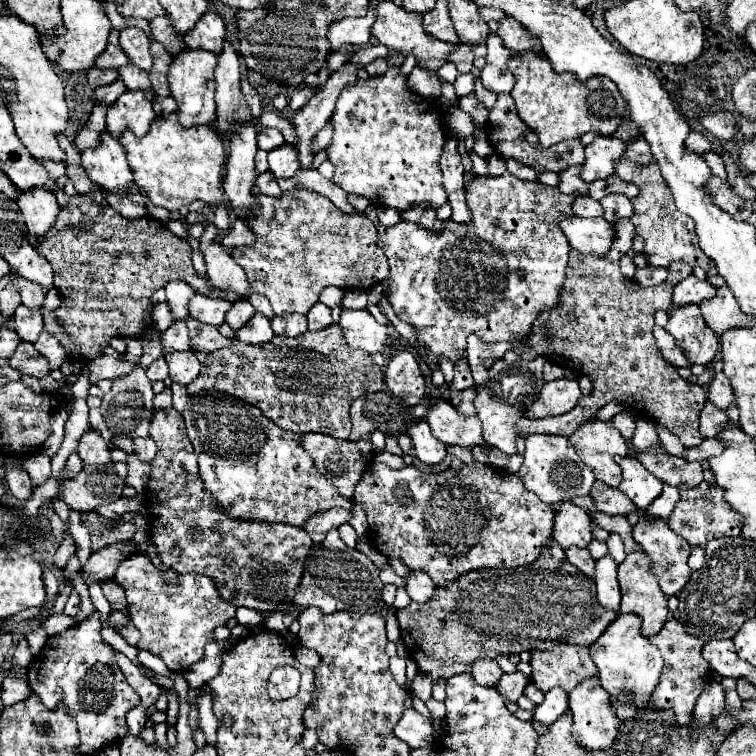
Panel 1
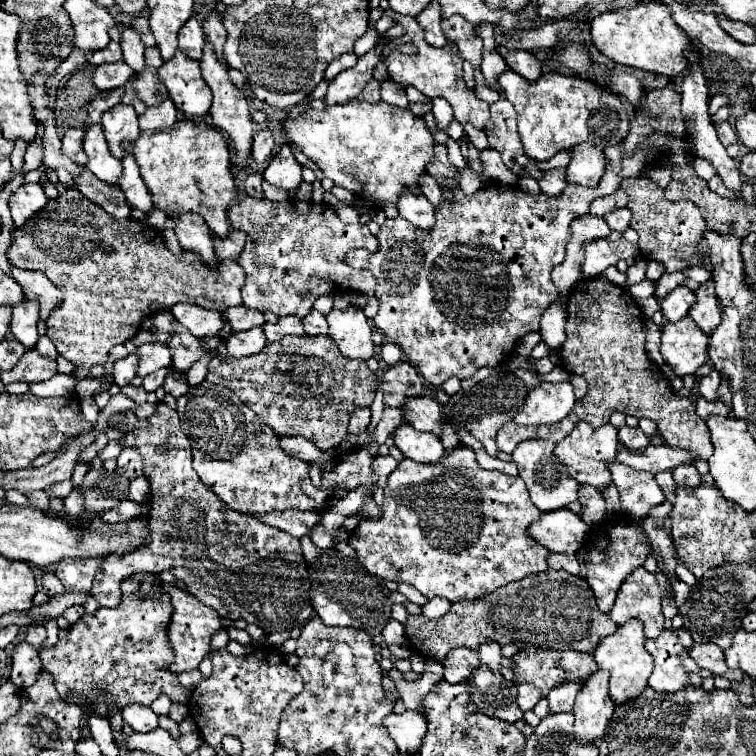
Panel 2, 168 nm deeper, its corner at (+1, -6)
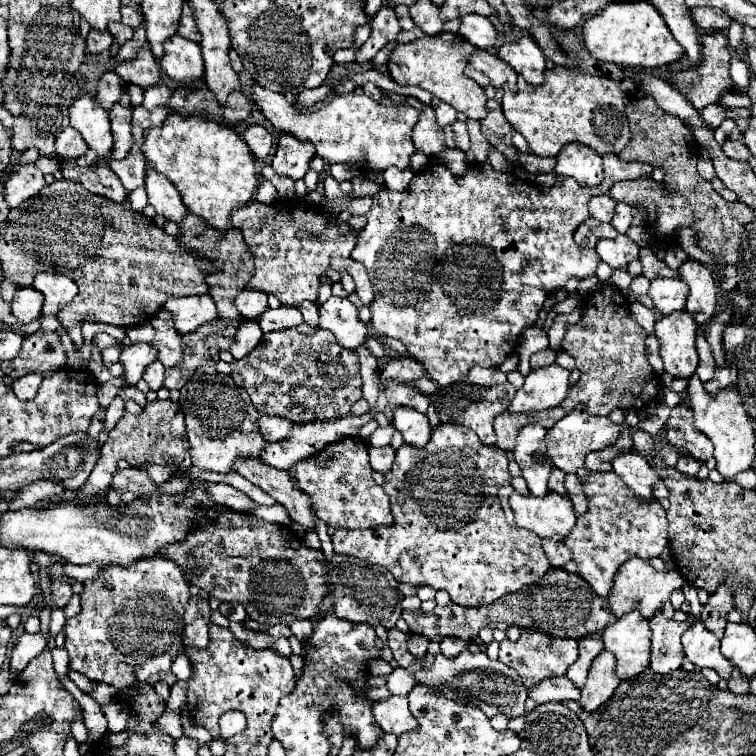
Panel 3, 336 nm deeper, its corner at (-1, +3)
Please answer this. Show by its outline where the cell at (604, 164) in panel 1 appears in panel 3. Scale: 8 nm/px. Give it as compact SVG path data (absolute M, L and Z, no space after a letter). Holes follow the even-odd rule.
M569 143L557 155L557 175L573 177L579 185L599 185L603 181L603 159L587 145Z

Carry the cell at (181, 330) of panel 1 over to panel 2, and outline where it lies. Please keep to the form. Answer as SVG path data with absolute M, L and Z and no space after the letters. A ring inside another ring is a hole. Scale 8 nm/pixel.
M149 342L149 344L141 344L135 348L137 356L139 356L139 364L137 364L137 376L145 378L147 374L159 370L159 368L169 368L169 348L165 344L159 342Z

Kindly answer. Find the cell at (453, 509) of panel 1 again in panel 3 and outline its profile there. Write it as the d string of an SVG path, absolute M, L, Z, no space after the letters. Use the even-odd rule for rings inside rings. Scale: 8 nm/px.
M445 423L437 429L433 429L433 435L431 435L431 441L425 445L425 447L413 447L413 445L401 445L397 449L397 457L395 457L395 463L391 467L391 471L385 475L385 483L383 483L383 489L385 493L389 493L389 499L391 499L391 513L393 513L393 525L391 527L383 527L383 529L337 529L333 535L331 535L331 541L333 541L333 549L337 553L345 553L345 555L355 555L367 563L373 563L373 565L381 565L385 569L389 569L393 573L393 577L397 581L403 581L403 583L411 583L415 587L421 587L421 585L427 585L427 587L433 587L433 589L445 589L449 595L451 595L451 601L457 603L457 605L485 605L485 603L493 603L497 601L499 597L503 597L505 593L513 593L517 589L521 589L523 585L529 585L529 583L535 583L539 577L543 577L543 573L551 567L543 549L541 549L541 537L537 537L535 533L531 531L525 531L525 529L519 529L519 527L511 527L507 521L505 521L505 515L503 515L503 509L501 509L501 503L499 503L499 489L503 485L511 485L517 493L525 493L529 495L529 489L527 489L527 483L523 481L523 477L513 477L507 469L507 455L503 449L499 447L487 447L479 441L479 437L463 427L463 425L451 425L451 423Z

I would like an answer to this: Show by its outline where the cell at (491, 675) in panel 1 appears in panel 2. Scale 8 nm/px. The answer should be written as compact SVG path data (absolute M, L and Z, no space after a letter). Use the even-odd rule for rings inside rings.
M467 648L451 650L443 662L445 680L451 684L463 682L473 672L473 666L477 666L477 662L479 662L479 654L475 650L467 650Z

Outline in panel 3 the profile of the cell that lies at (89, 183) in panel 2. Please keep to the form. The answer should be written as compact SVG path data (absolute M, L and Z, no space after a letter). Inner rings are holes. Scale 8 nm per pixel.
M91 149L75 161L63 161L61 173L65 179L77 181L87 191L107 197L115 203L123 203L123 199L127 199L127 191L123 189L119 177L115 177L115 173L109 169L109 163Z

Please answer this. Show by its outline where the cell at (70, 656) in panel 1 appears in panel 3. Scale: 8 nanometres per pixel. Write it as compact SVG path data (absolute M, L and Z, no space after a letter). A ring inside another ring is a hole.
M153 557L153 559L147 559L147 561L135 561L135 565L129 565L127 569L123 569L121 565L105 565L105 571L103 571L103 575L99 579L85 583L85 591L81 593L81 613L71 617L71 619L67 619L67 623L65 623L63 631L67 635L65 637L65 649L69 651L69 667L73 671L79 671L79 673L87 675L89 679L97 679L97 681L103 681L103 683L115 685L117 689L129 689L129 685L135 685L135 683L155 685L157 681L165 681L167 685L175 685L177 677L171 673L171 663L183 651L183 611L185 611L187 601L189 601L189 581L187 581L187 575L171 559Z

